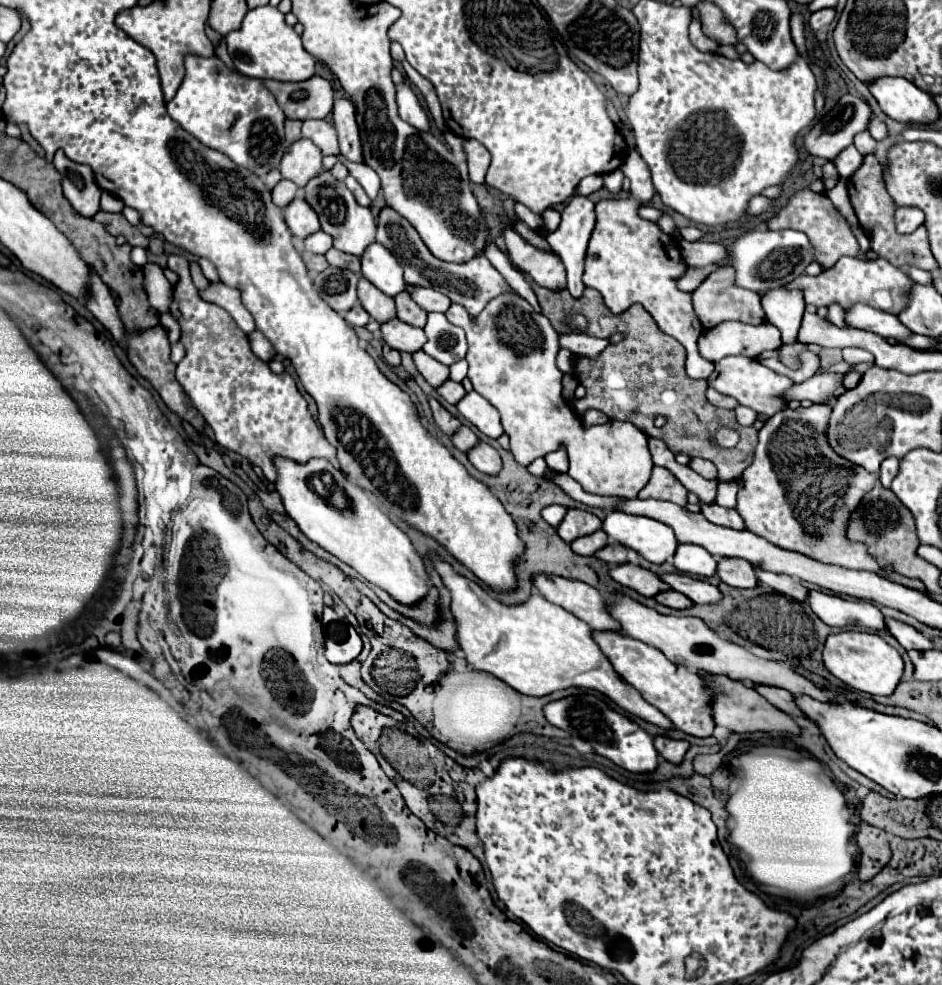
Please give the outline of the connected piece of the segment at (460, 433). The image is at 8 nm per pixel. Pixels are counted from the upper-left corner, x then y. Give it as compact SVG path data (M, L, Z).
M461 425L461 427L457 429L457 433L451 435L451 441L453 441L453 445L455 445L459 451L467 453L479 439L477 439L477 435L475 435L467 425Z

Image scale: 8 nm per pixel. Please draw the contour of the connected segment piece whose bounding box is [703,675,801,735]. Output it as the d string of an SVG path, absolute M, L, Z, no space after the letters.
M703 675L711 687L715 687L715 705L713 707L713 719L717 725L729 729L731 733L757 733L757 731L783 731L791 735L799 735L801 729L799 725L783 711L779 711L775 705L771 705L765 697L761 697L755 689L747 689L739 681L729 681L727 677L713 677L713 675Z

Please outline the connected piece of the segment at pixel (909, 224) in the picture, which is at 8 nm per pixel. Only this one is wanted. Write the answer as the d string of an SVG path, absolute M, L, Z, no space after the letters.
M899 207L895 211L895 227L897 233L913 233L919 225L923 225L923 211L917 207Z

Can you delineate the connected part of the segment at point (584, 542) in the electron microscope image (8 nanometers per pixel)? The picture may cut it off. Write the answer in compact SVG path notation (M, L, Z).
M599 529L595 533L591 533L591 535L575 539L569 547L577 555L595 555L603 545L607 545L607 533L603 529Z

